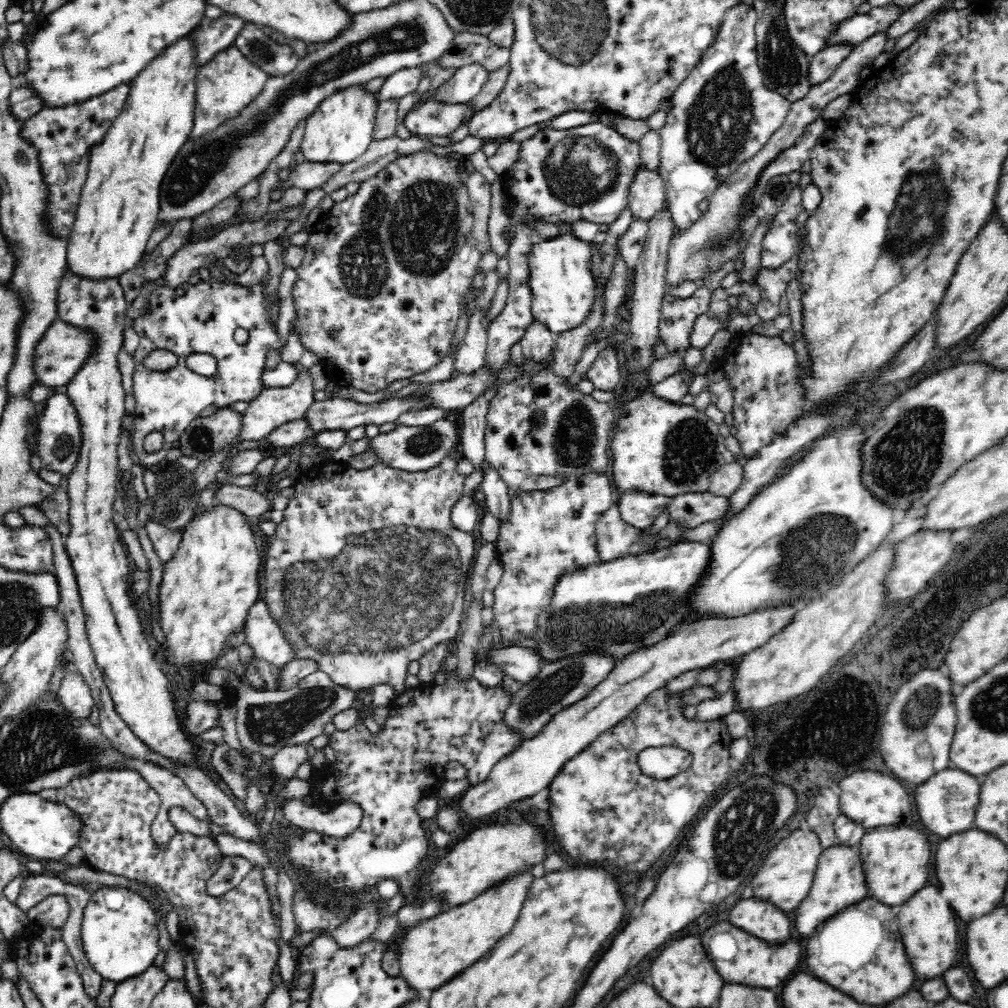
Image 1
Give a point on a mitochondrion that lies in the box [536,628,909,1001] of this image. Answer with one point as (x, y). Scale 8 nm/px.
(742, 830)

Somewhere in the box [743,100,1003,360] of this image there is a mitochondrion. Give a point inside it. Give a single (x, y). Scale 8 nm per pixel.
(924, 204)

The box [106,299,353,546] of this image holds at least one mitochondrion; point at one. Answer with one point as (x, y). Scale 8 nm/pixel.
(201, 439)

